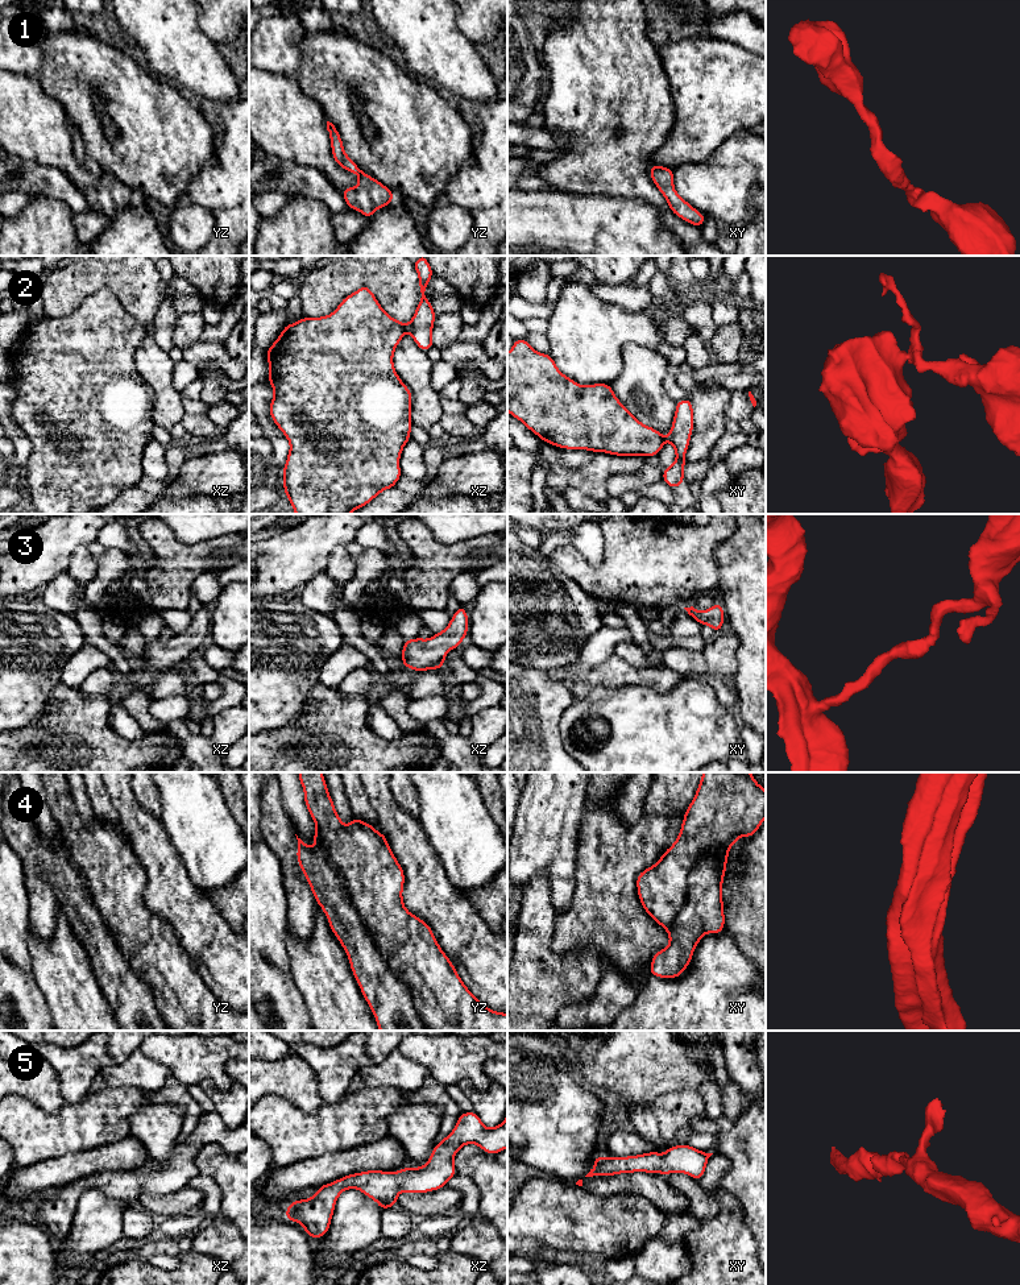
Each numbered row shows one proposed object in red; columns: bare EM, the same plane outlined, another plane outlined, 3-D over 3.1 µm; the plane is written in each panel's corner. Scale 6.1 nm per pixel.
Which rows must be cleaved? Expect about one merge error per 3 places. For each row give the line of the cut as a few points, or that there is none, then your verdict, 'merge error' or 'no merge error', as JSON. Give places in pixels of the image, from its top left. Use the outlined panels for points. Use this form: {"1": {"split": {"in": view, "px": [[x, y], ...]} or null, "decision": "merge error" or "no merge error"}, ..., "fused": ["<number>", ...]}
{"1": {"split": null, "decision": "no merge error"}, "2": {"split": {"in": "xz", "px": [[407, 326], [409, 330]]}, "decision": "merge error"}, "3": {"split": null, "decision": "no merge error"}, "4": {"split": null, "decision": "no merge error"}, "5": {"split": null, "decision": "no merge error"}, "fused": ["2"]}

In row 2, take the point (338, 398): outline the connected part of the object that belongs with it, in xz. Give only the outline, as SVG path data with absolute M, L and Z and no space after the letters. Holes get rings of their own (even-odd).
M364 285L357 291L345 297L332 314L320 318L306 316L294 324L286 324L278 339L269 349L266 349L266 358L269 361L268 378L274 391L269 411L270 418L290 443L290 451L282 477L285 494L295 514L351 514L352 511L368 505L381 492L394 488L397 481L402 477L399 457L405 444L411 440L410 431L412 420L410 413L412 394L397 374L393 364L393 356L397 345L407 331L409 326L387 315L376 299L373 291Z

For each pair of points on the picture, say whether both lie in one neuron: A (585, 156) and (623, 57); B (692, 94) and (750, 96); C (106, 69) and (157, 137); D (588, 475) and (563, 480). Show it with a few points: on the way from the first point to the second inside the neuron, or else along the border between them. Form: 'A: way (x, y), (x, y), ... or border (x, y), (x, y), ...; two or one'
A: way (610, 131), (612, 82); one
B: way (707, 92), (736, 92); one
C: way (123, 86), (153, 120); one
D: way (581, 477), (569, 477); one

